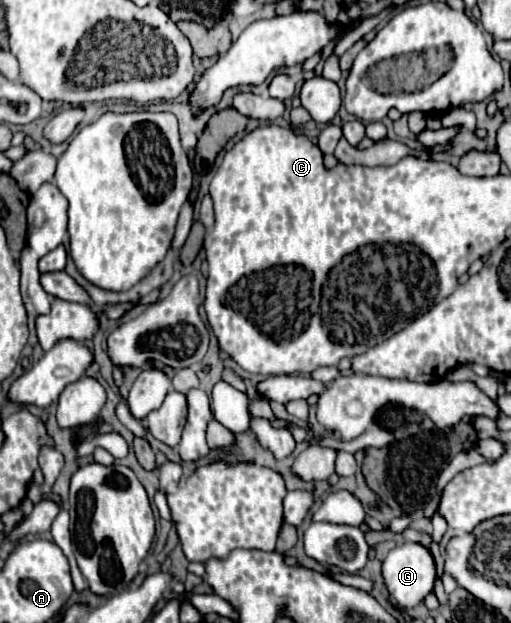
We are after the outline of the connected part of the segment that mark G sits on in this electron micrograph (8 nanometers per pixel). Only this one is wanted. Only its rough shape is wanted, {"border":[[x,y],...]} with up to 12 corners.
{"border":[[420,543],[394,547],[382,565],[400,607],[434,587],[436,565]]}

